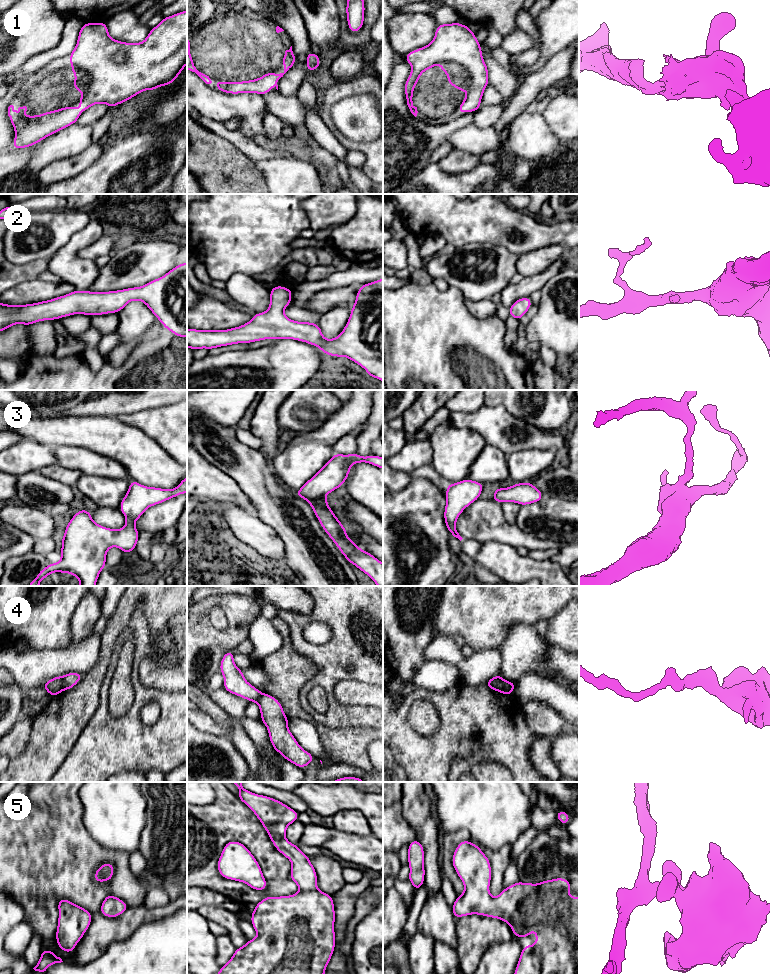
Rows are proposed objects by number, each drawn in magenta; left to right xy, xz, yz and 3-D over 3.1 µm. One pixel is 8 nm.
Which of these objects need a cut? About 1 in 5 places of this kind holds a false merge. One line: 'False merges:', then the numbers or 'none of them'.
False merges: 4

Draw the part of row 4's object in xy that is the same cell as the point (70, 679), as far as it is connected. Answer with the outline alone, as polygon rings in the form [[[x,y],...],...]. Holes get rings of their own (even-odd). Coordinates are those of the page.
[[[70,672],[62,676],[63,690],[69,690],[73,688],[82,678],[83,674],[77,672]]]

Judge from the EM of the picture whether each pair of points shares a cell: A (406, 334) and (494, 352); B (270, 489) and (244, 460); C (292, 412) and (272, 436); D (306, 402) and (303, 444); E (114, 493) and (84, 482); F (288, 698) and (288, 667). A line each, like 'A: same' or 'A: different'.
A: same
B: same
C: different
D: different
E: same
F: same

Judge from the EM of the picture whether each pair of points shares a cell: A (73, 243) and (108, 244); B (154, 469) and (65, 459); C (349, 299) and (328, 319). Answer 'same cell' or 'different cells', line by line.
A: different cells
B: different cells
C: different cells

